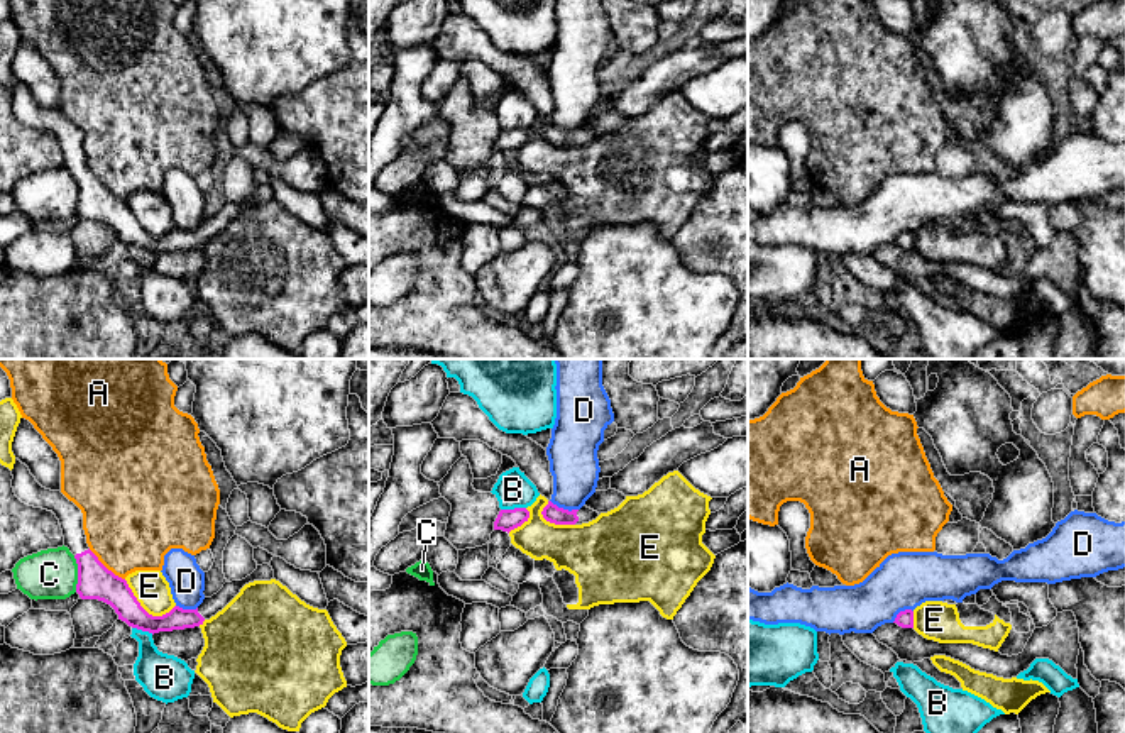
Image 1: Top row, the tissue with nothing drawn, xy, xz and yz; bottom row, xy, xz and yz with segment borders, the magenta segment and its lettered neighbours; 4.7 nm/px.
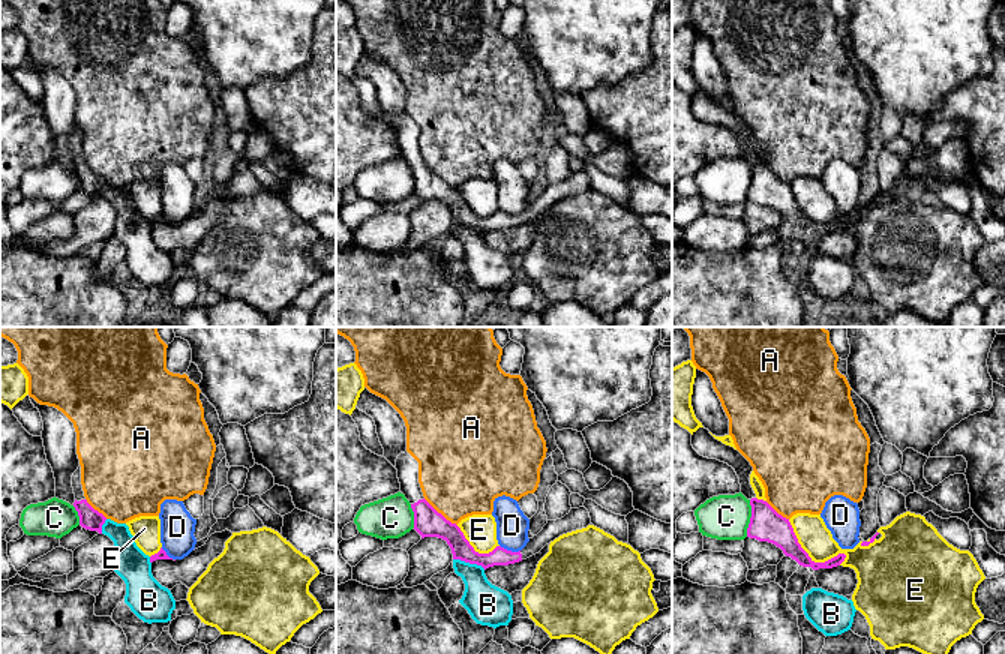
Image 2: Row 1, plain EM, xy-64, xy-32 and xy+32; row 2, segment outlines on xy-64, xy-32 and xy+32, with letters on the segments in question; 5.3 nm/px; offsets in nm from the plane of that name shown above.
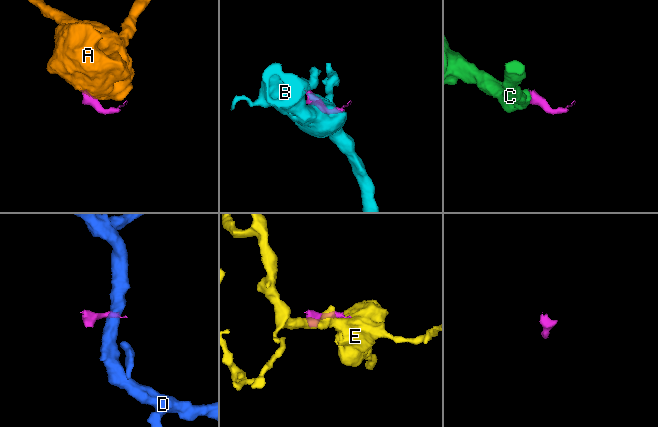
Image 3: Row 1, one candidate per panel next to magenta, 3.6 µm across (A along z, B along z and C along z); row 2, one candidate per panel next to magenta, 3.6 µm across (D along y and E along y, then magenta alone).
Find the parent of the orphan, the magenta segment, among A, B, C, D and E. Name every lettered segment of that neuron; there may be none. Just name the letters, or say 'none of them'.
none of them

